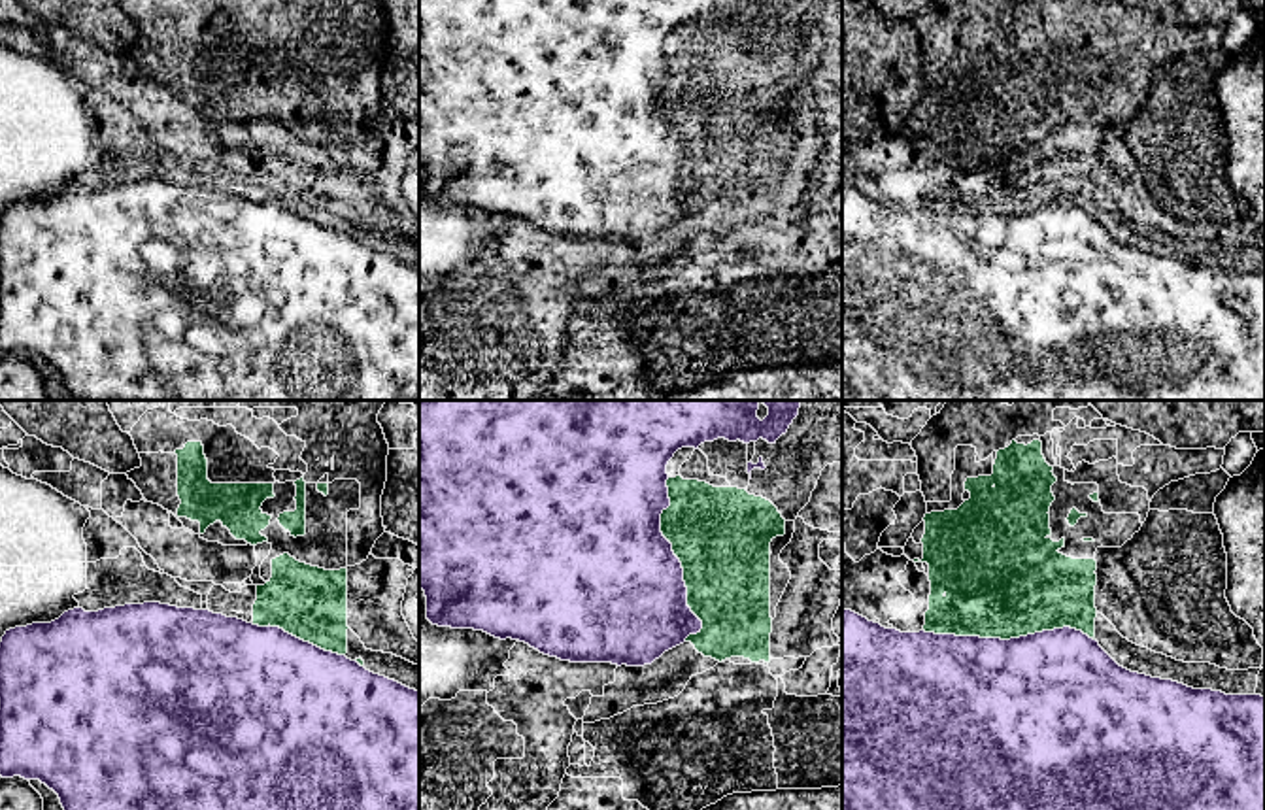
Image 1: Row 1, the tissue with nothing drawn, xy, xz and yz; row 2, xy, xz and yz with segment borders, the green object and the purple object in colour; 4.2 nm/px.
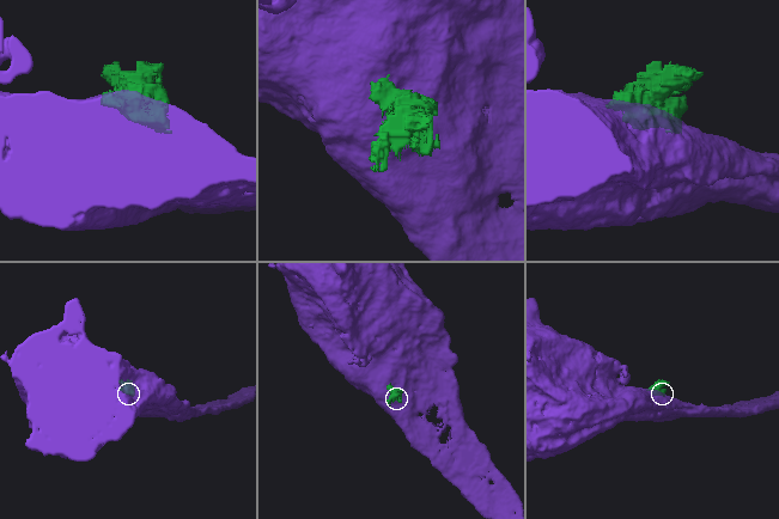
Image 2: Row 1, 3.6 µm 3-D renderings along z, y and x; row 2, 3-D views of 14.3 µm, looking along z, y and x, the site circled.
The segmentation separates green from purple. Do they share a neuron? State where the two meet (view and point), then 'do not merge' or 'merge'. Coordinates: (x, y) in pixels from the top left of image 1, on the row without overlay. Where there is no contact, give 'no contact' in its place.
xz (680, 138) | do not merge

